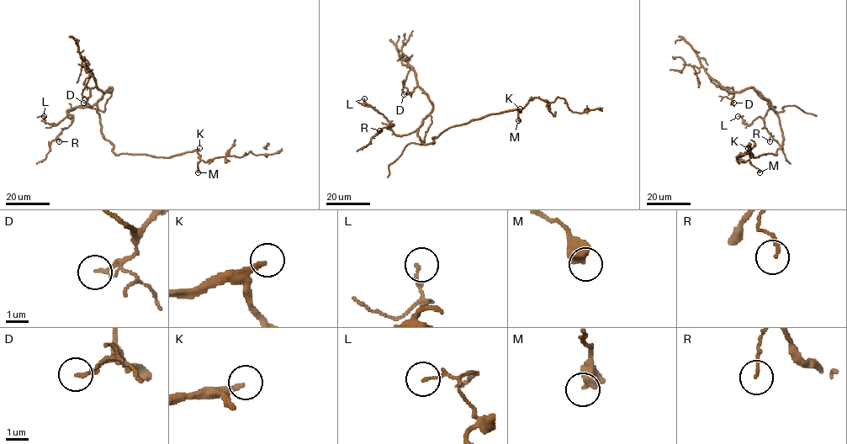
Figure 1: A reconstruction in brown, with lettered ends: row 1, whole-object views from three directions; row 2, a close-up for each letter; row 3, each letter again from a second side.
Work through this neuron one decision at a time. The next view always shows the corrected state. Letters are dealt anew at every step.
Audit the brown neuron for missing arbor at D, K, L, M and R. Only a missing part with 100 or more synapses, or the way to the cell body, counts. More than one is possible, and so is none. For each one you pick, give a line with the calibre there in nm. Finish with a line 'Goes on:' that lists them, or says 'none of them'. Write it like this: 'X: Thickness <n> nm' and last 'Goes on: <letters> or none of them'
K: Thickness 200 nm
Goes on: K

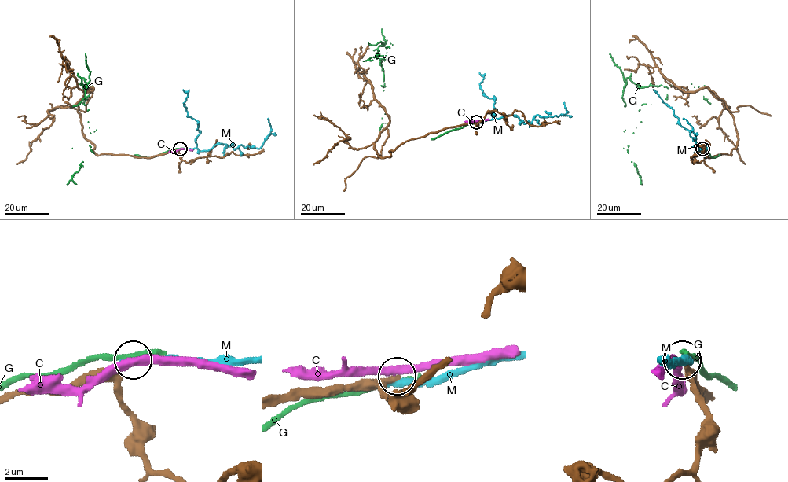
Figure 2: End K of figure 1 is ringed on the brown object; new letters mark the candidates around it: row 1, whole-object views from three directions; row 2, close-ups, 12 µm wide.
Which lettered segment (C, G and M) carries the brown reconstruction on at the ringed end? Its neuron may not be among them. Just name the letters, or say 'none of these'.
none of these

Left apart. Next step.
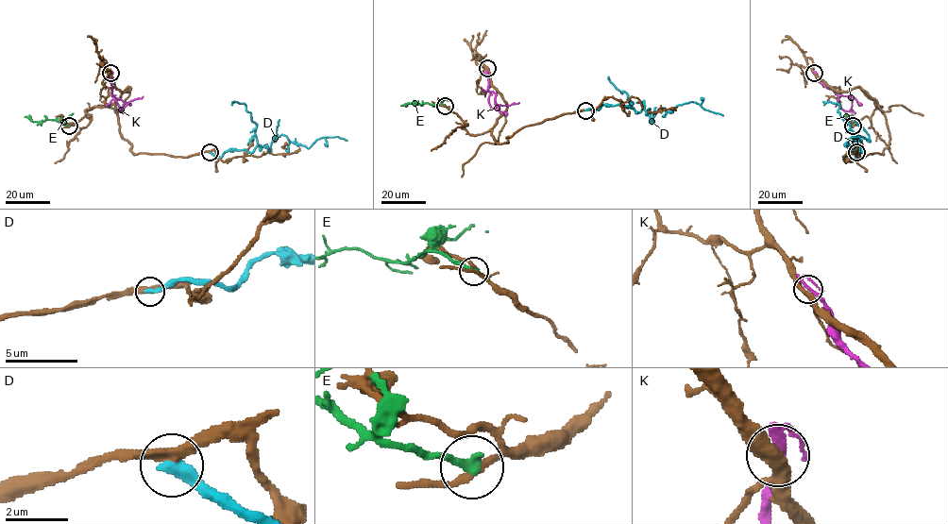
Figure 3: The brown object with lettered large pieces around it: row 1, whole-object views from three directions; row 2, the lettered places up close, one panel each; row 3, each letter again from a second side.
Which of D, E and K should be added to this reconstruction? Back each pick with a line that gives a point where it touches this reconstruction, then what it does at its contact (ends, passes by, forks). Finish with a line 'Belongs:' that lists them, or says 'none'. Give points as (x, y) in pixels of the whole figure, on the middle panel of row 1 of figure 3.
Belongs: none

